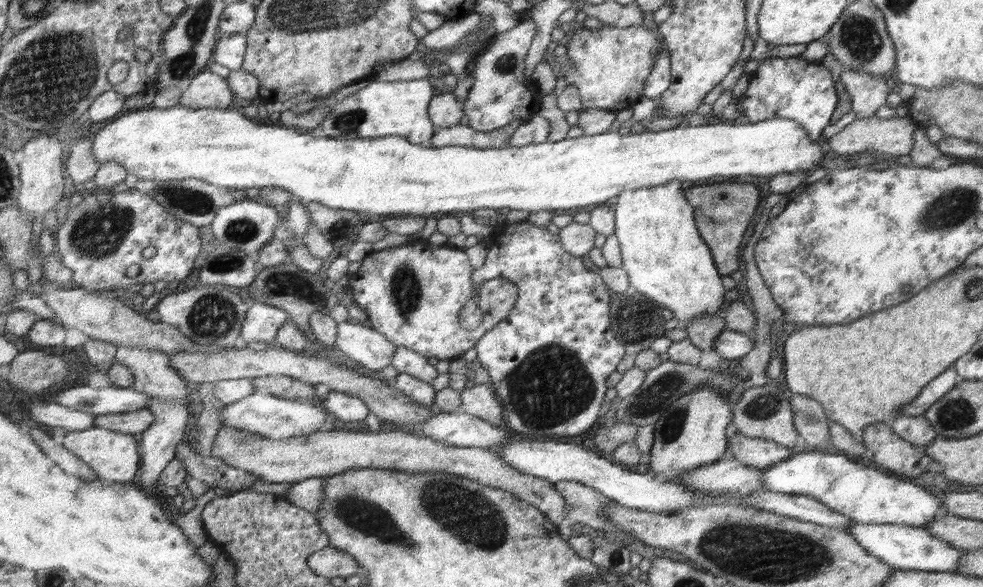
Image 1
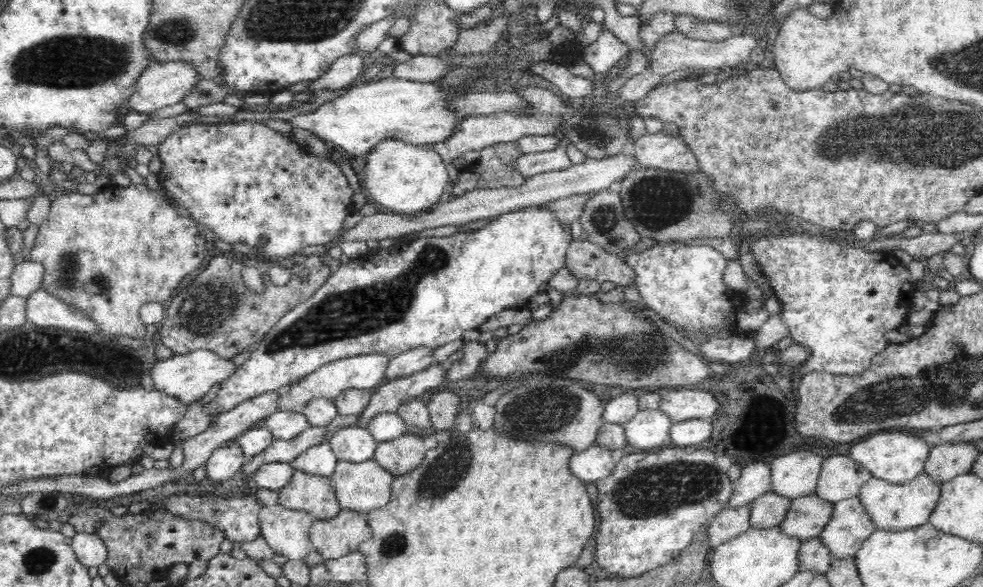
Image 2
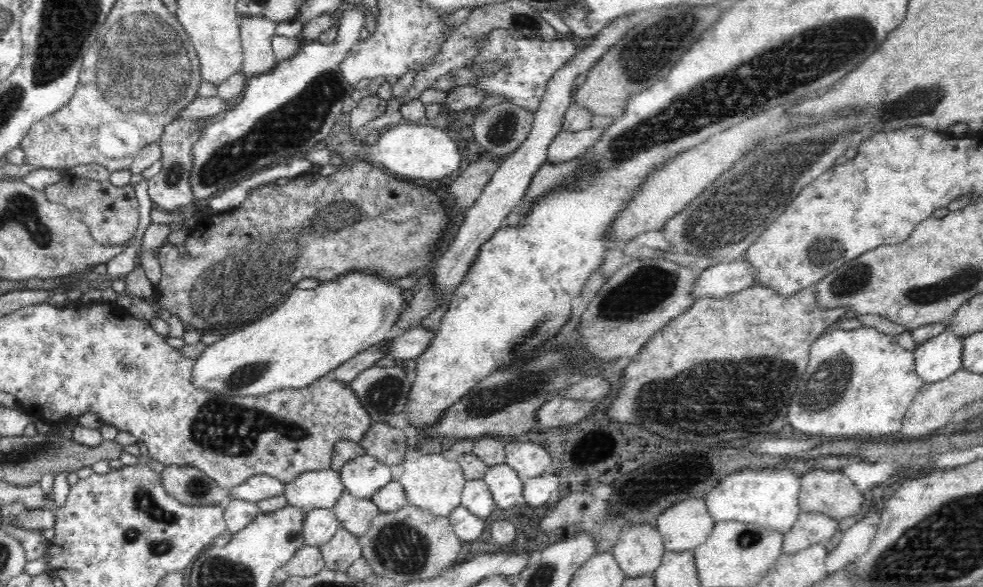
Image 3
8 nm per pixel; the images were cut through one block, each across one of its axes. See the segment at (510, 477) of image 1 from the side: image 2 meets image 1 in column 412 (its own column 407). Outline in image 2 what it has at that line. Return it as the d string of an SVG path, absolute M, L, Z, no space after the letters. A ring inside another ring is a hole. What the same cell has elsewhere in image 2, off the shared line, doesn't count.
M405 433L403 436L384 443L379 443L374 461L393 475L410 473L422 464L427 451L424 438Z

